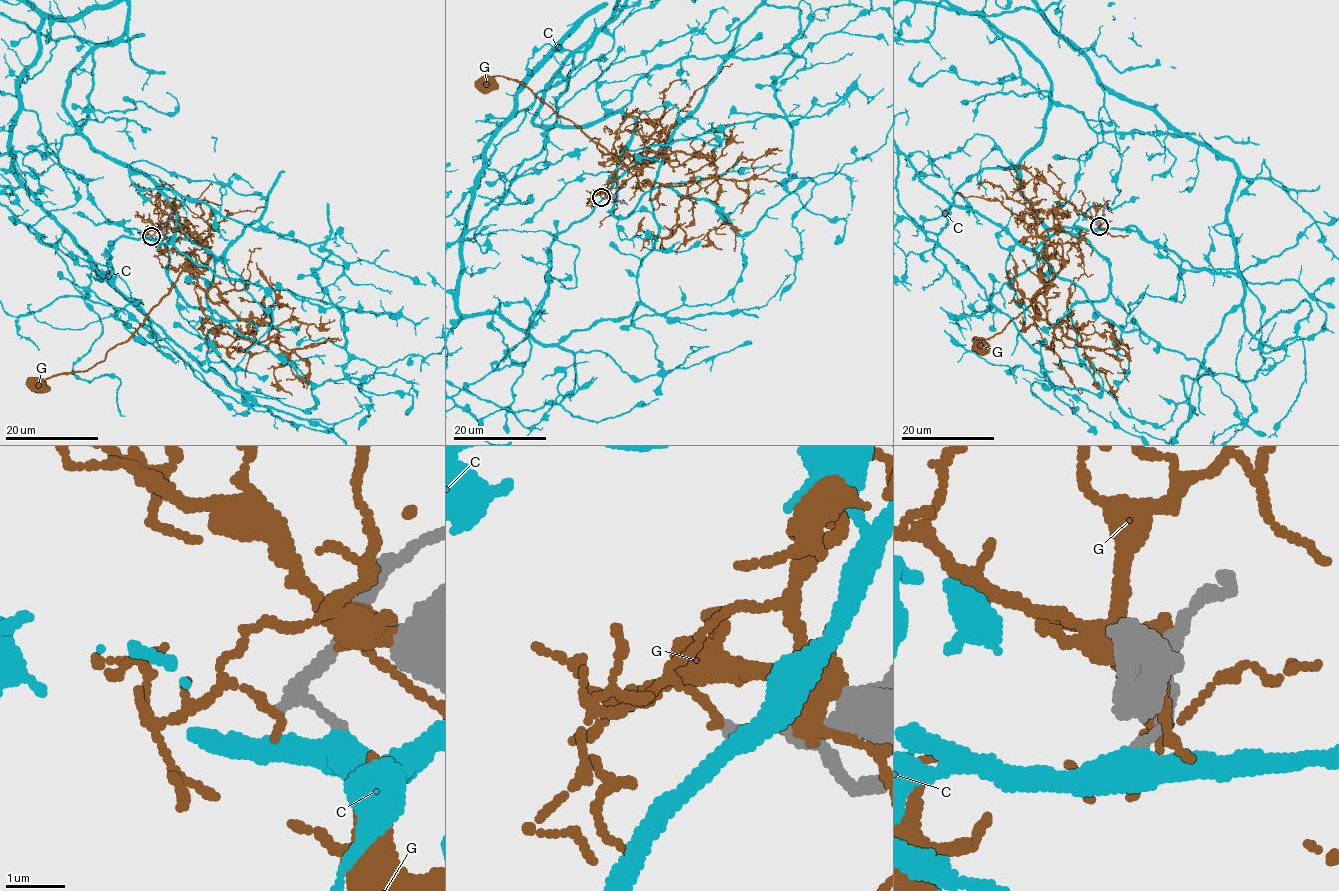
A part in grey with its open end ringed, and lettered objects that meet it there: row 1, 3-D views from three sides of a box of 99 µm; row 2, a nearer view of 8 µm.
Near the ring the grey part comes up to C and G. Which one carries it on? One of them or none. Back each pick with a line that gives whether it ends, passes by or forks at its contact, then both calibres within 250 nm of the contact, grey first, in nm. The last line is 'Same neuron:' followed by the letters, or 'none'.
Same neuron: none

